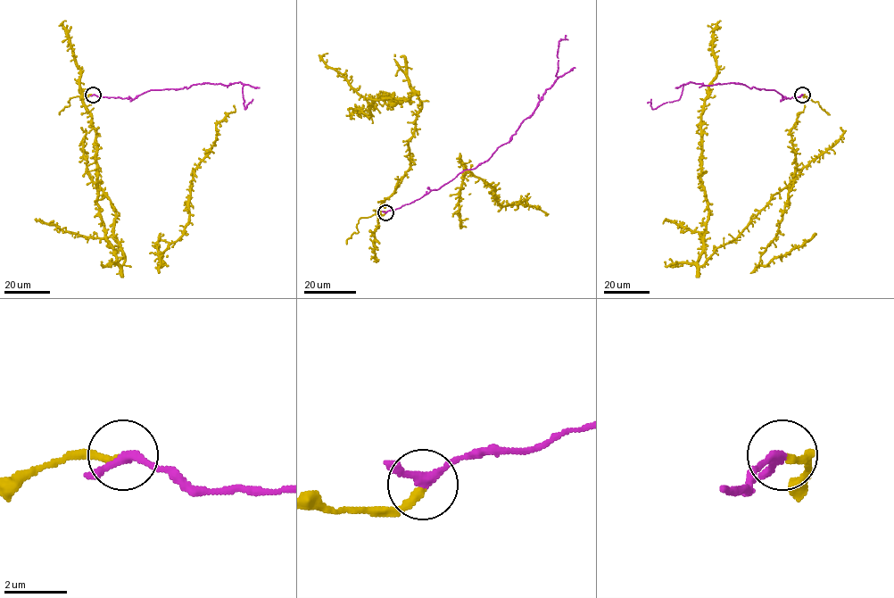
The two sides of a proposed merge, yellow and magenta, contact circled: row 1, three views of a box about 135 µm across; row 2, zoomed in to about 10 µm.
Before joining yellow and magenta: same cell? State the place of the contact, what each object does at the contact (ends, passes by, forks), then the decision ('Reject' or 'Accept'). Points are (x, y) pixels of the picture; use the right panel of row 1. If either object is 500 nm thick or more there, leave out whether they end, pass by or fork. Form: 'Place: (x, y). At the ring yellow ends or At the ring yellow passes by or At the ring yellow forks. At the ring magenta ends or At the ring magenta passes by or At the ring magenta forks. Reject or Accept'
Place: (802, 95). At the ring yellow ends. At the ring magenta passes by. Accept

